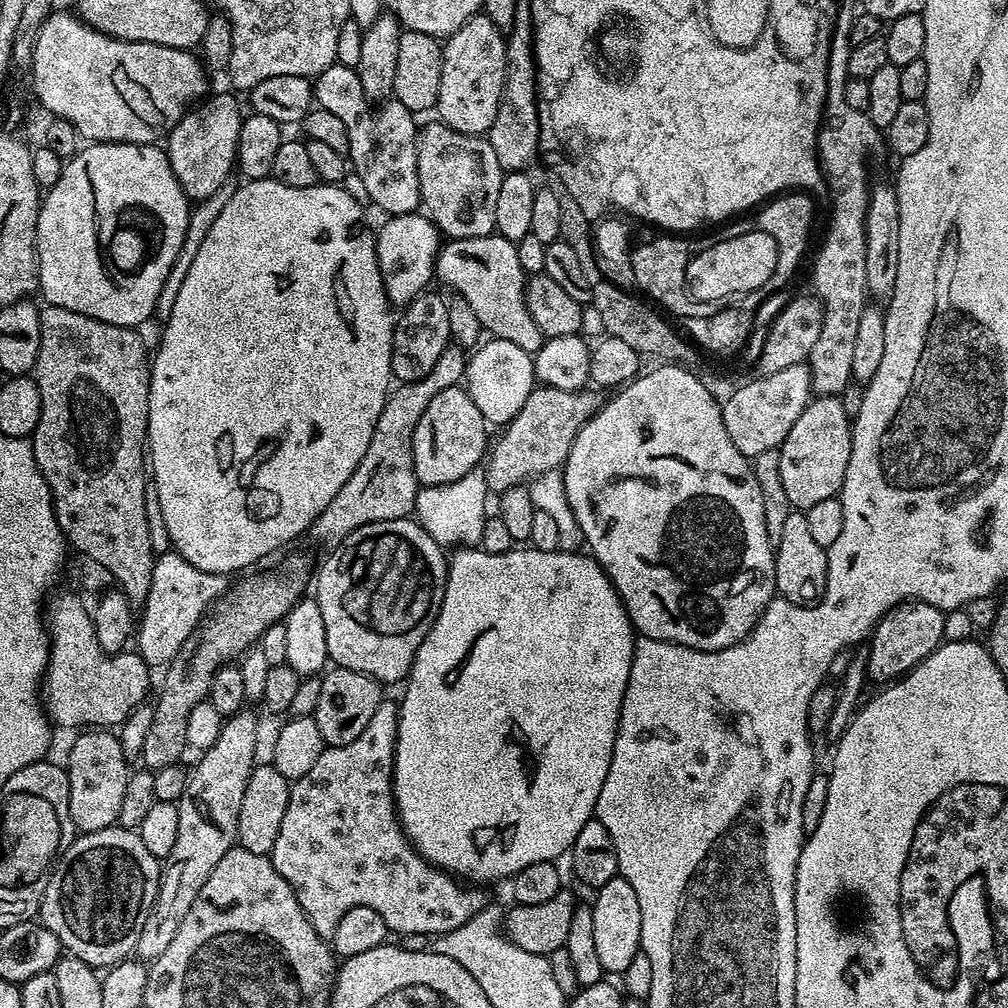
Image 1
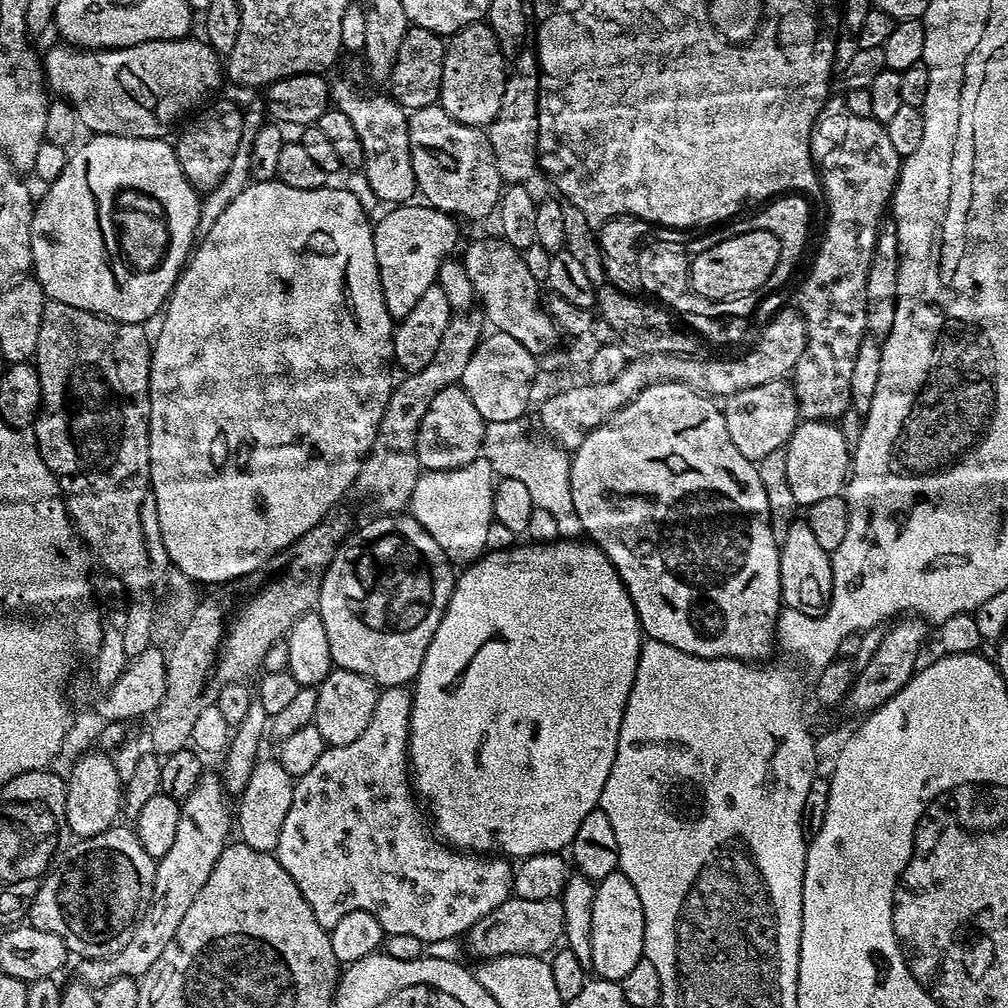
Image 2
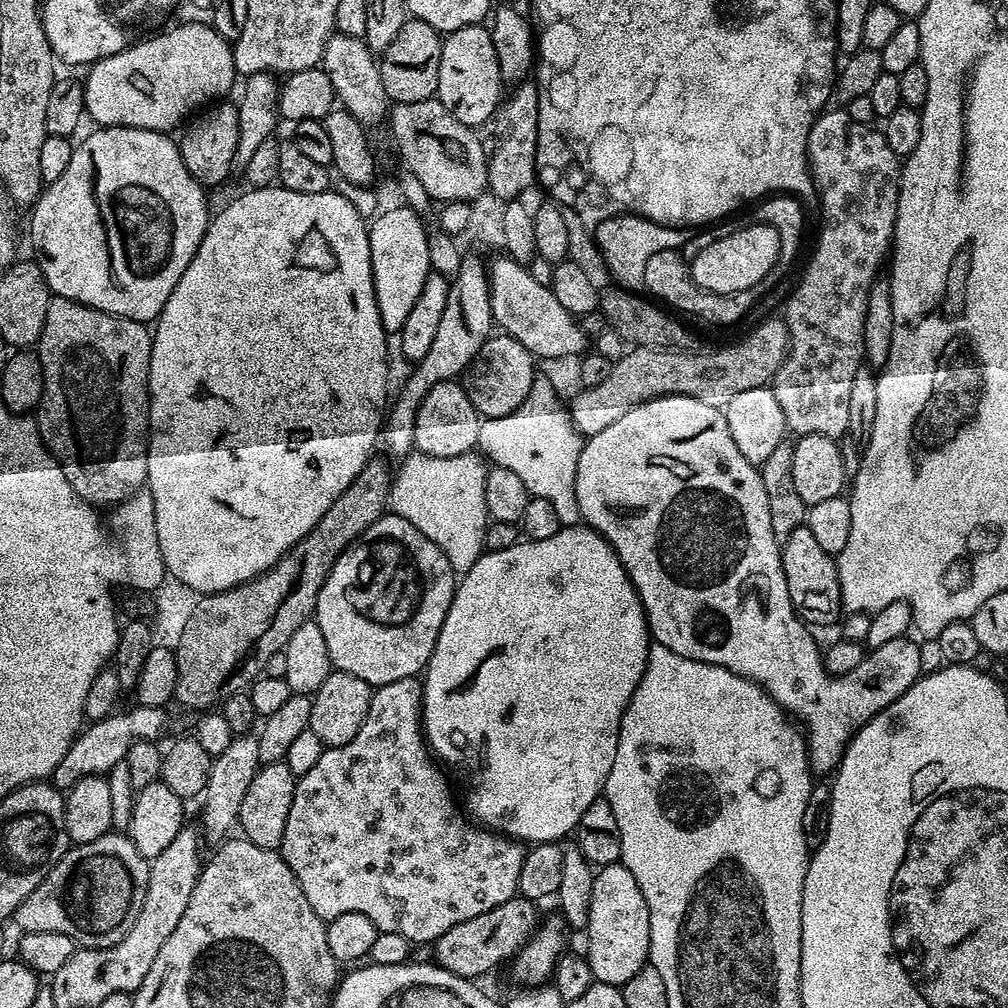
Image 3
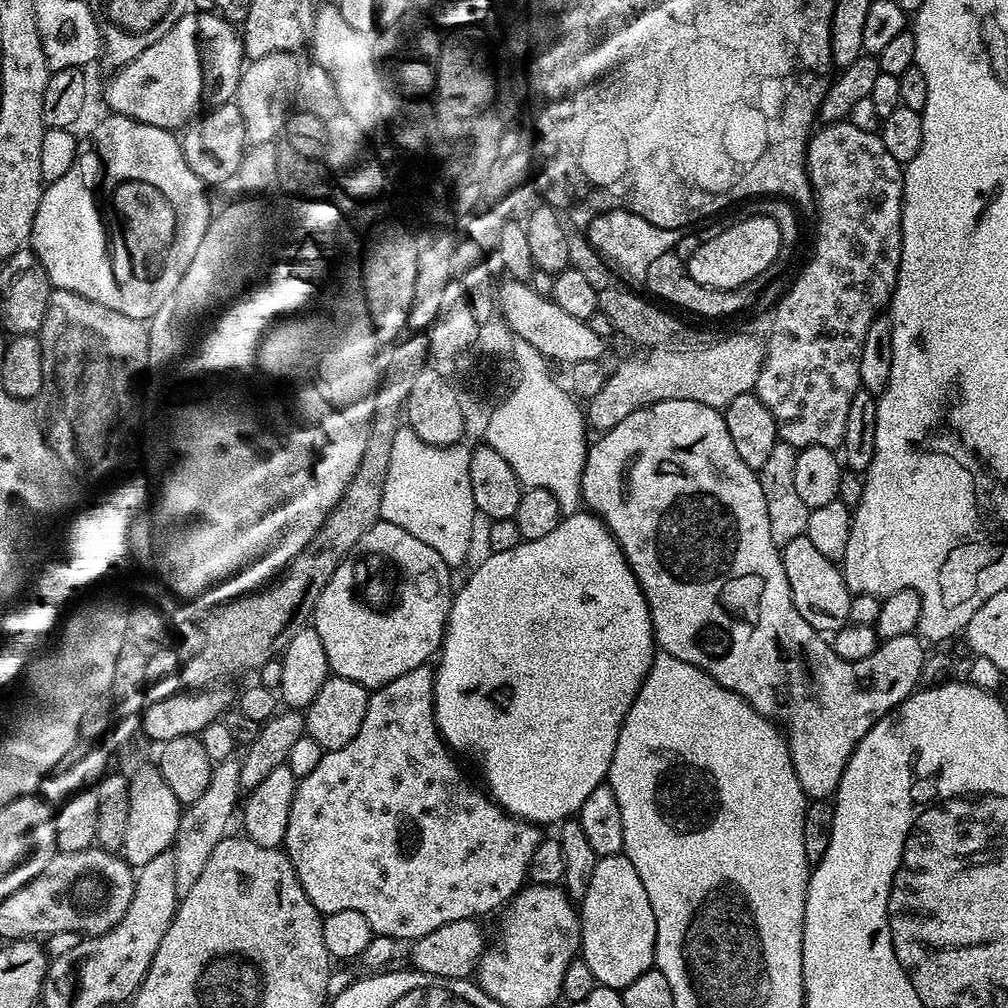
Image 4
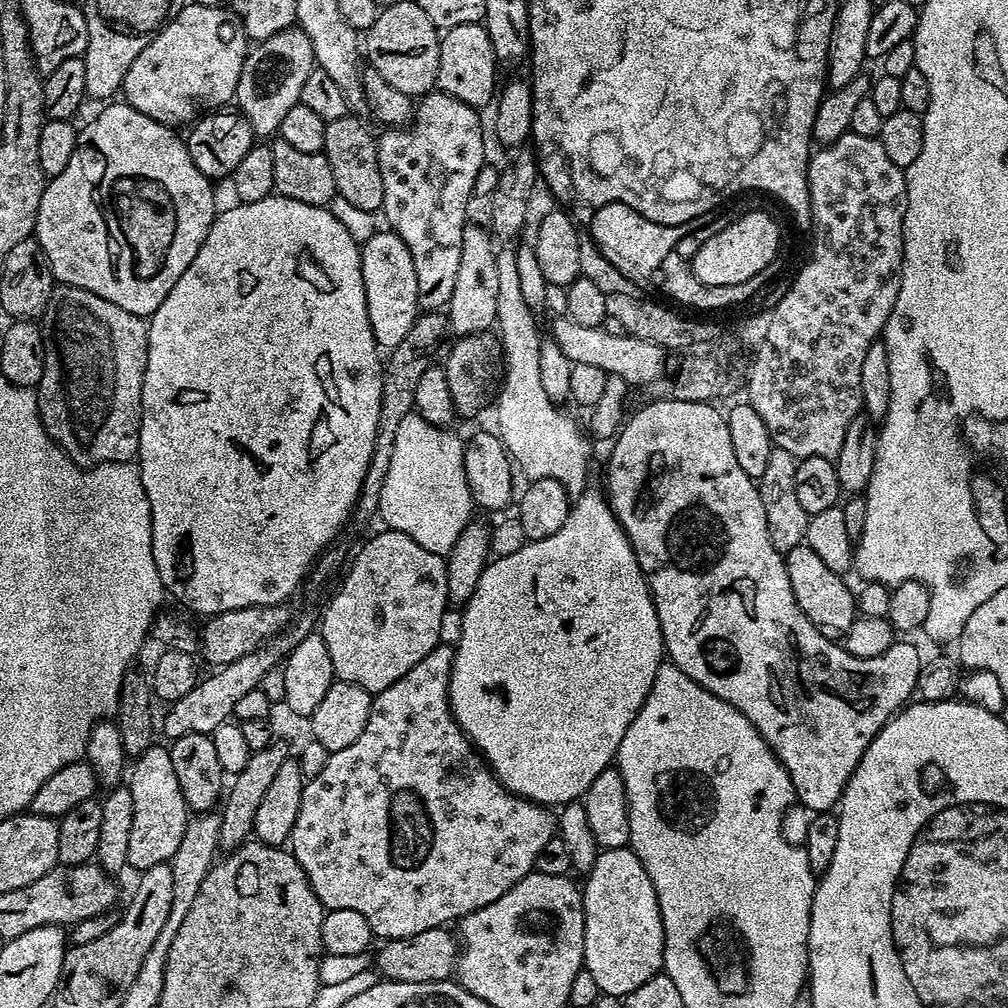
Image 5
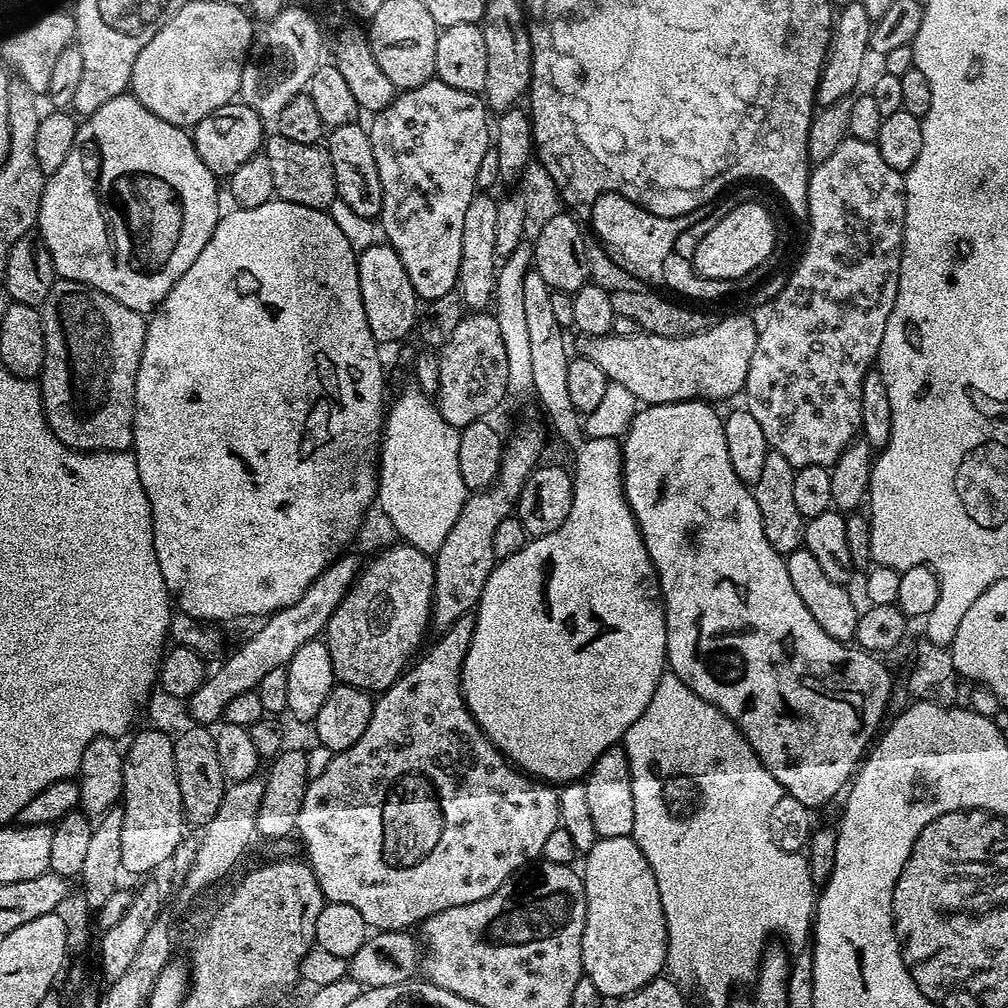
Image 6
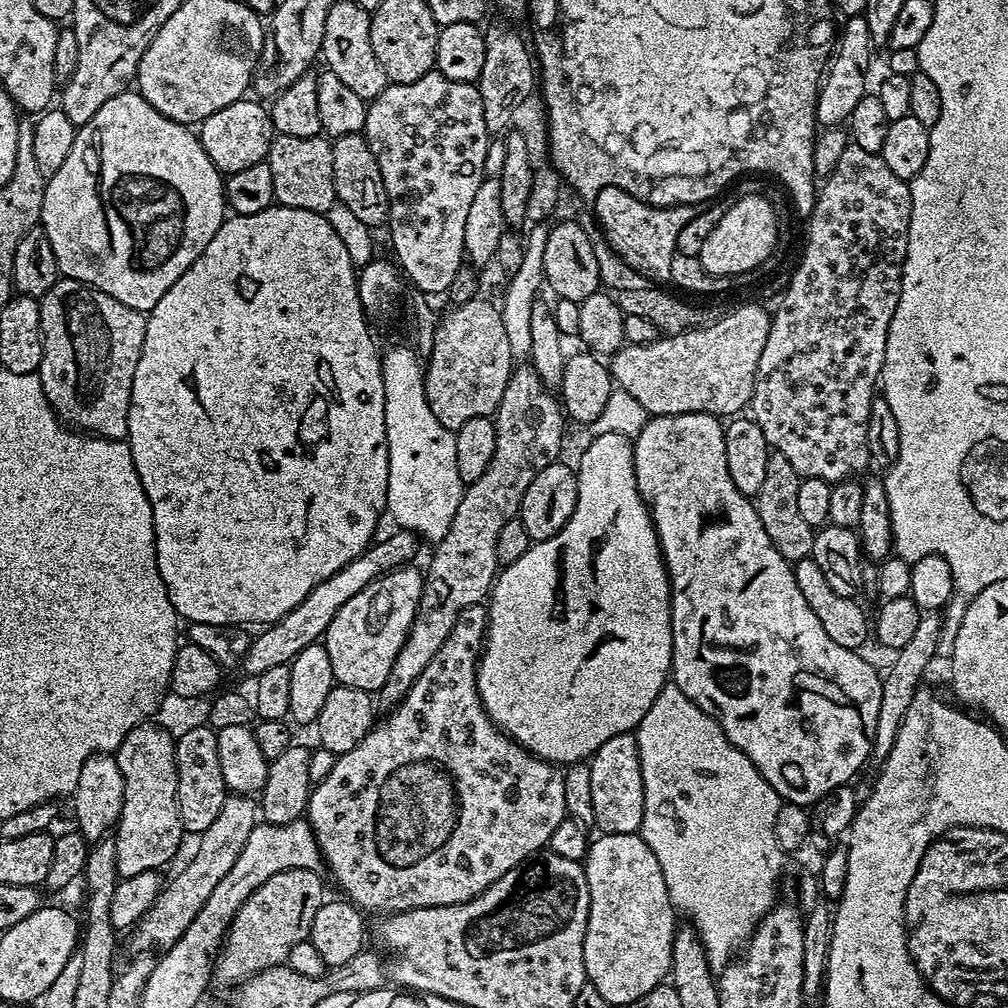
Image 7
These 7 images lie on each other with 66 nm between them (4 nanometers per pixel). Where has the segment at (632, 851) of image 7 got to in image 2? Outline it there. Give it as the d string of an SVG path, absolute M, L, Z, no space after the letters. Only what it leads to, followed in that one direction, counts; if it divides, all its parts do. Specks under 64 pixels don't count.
M617 870L596 884L592 911L592 966L599 979L619 982L644 959L644 911L634 882Z

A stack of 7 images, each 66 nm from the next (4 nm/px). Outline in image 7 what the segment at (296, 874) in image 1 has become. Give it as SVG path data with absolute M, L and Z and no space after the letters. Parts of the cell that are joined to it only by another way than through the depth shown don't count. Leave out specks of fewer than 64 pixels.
M475 604L462 610L462 614L458 614L458 622L454 622L454 630L450 630L450 638L442 642L442 650L438 650L438 654L434 654L434 658L430 661L430 666L422 670L422 678L418 678L418 682L410 686L404 701L391 709L385 715L388 717L384 721L381 719L372 731L366 734L366 738L362 738L362 742L354 746L354 750L338 756L334 762L334 770L330 770L326 778L315 781L308 799L306 813L308 825L312 827L312 833L316 835L327 871L329 873L332 871L337 886L344 891L341 893L361 910L367 910L369 913L372 911L380 912L379 914L391 914L466 902L485 892L491 884L498 882L498 878L502 878L502 874L514 870L514 866L523 864L525 860L547 849L550 834L554 834L554 830L558 830L558 826L566 818L564 772L550 761L527 752L517 740L507 736L488 717L482 706L476 689L476 666L480 662L487 626L488 610L484 604Z

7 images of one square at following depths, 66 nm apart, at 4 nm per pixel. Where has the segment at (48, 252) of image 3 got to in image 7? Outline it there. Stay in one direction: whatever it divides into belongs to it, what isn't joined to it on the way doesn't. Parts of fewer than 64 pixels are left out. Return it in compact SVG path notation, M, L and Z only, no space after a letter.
M126 90L110 102L102 105L102 110L90 118L90 122L79 125L76 129L74 146L70 146L70 155L58 174L47 177L44 186L44 201L40 207L40 224L43 227L46 238L50 238L50 246L54 246L54 258L60 267L60 276L69 280L77 280L88 284L92 288L102 290L102 294L110 294L110 298L118 298L122 306L130 306L134 310L145 314L151 312L154 306L158 306L158 298L186 274L186 270L200 257L202 250L210 246L210 238L218 234L218 230L224 225L226 219L226 201L224 199L225 177L210 162L206 150L202 150L202 142L199 135L189 125L179 124L170 118L166 118L146 98L140 95L139 91Z

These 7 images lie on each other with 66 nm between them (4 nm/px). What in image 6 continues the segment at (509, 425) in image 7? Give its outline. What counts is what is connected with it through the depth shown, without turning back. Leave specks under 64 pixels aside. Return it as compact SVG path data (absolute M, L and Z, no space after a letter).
M520 424L516 433L507 437L500 472L495 482L483 490L476 490L469 495L462 506L462 514L458 514L458 522L454 522L450 534L446 534L446 542L434 553L434 594L432 595L431 627L437 630L448 628L458 618L469 615L480 602L480 595L486 586L486 578L490 578L498 561L494 554L494 529L502 522L502 518L513 515L516 499L522 494L522 486L531 478L535 468L541 467L540 455L544 452L544 428L540 424Z

